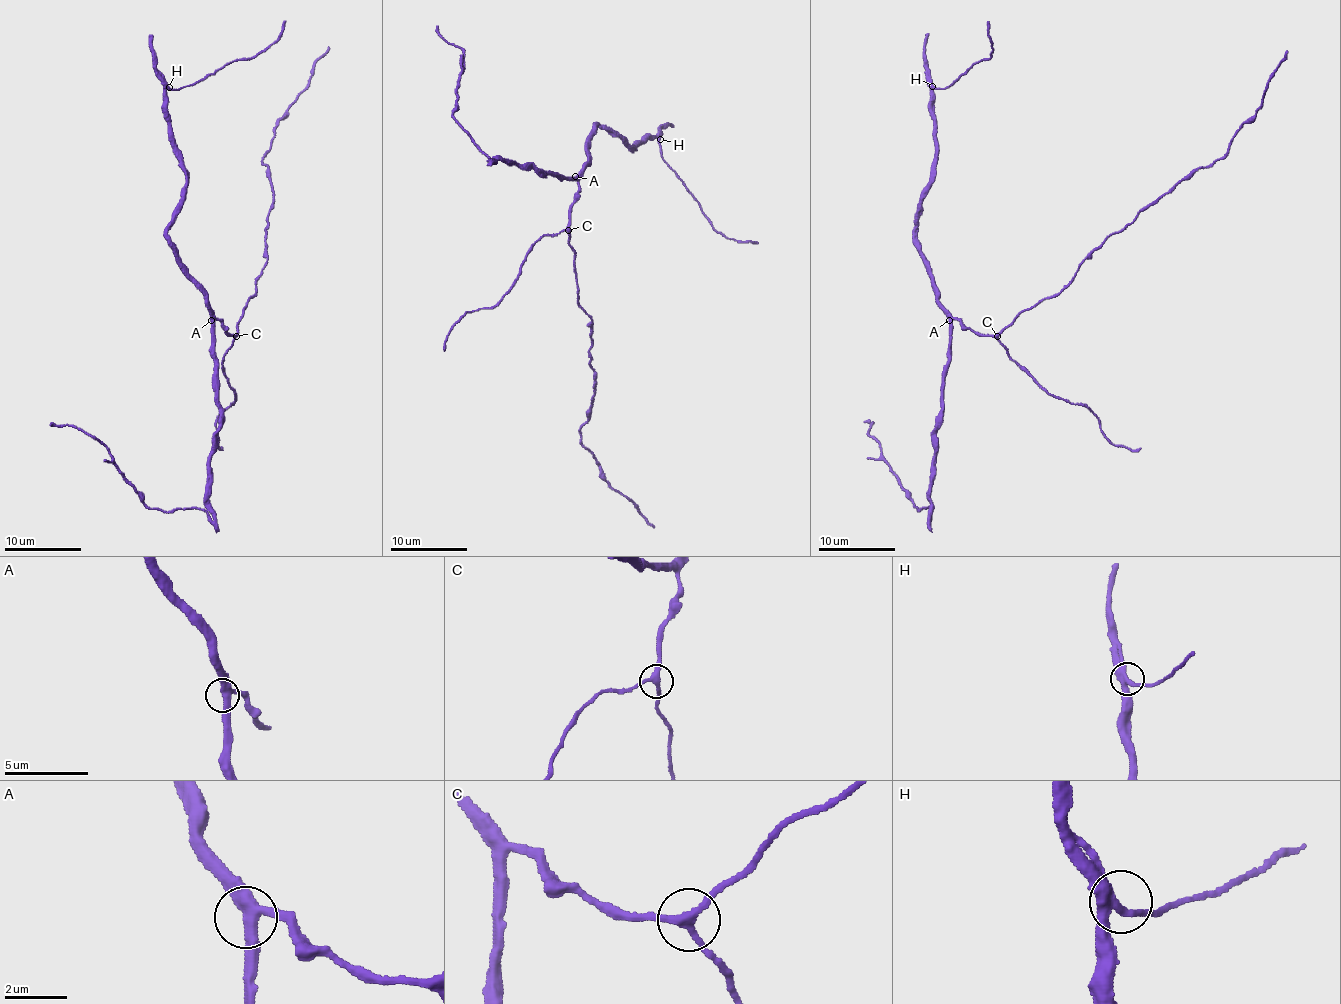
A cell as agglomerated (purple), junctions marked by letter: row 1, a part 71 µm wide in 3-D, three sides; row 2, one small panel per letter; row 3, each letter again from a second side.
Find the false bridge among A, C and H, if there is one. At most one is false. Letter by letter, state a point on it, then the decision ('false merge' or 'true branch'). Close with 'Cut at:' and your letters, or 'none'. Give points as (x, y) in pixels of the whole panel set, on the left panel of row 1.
A: at (211, 320); true branch
C: at (236, 336); true branch
H: at (169, 87); true branch
Cut at: none

